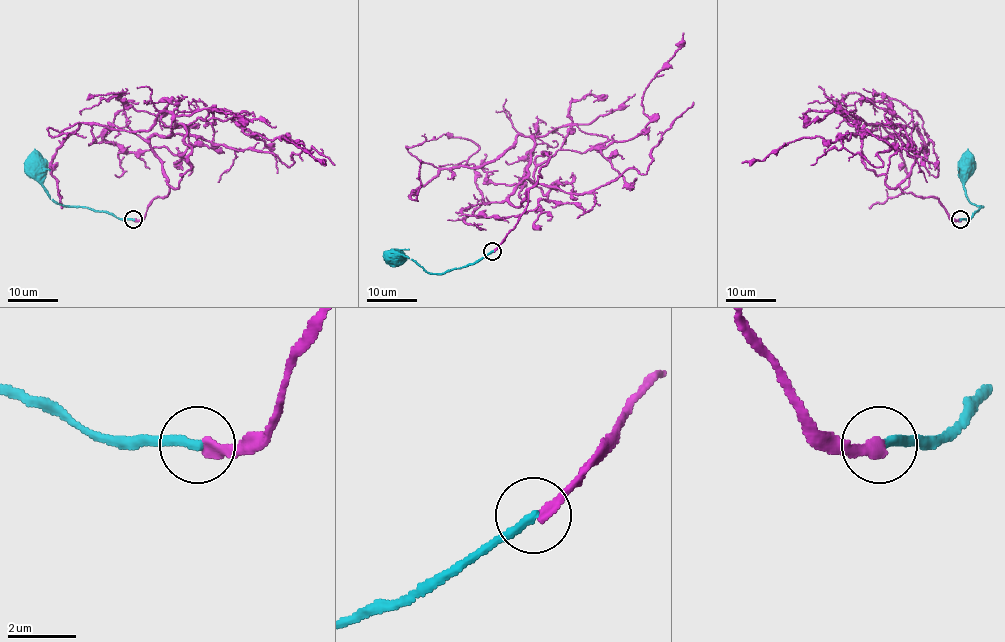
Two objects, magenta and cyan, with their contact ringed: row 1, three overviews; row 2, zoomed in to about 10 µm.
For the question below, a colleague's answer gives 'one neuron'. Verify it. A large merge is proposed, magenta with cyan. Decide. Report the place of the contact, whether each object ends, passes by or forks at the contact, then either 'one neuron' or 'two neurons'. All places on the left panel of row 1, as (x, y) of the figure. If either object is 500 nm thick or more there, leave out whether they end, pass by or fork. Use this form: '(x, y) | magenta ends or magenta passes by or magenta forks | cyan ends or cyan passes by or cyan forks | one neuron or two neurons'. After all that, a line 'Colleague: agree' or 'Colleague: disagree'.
(133, 219) | magenta ends | cyan ends | two neurons
Colleague: disagree

